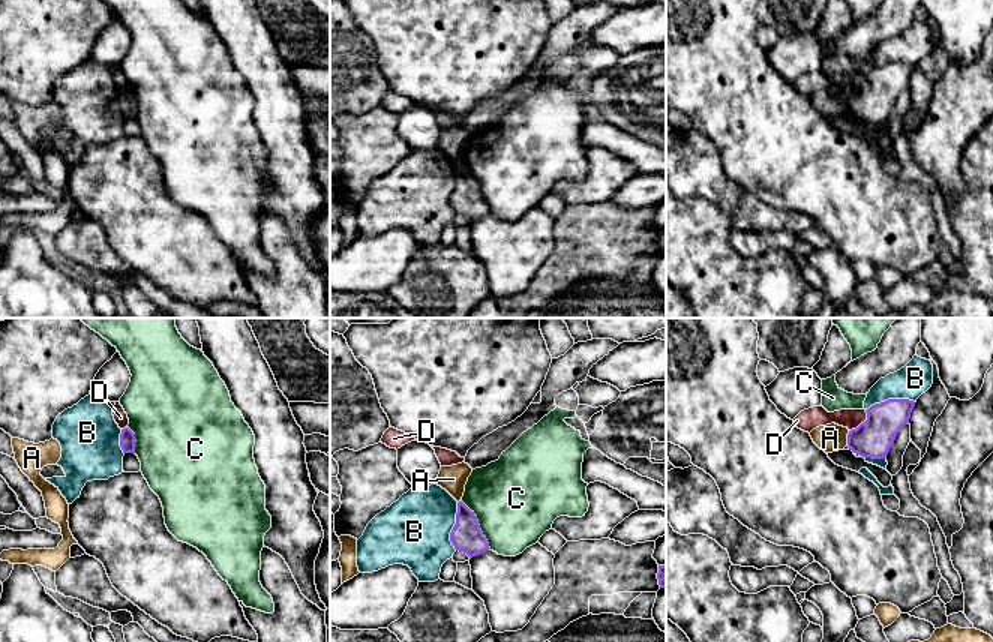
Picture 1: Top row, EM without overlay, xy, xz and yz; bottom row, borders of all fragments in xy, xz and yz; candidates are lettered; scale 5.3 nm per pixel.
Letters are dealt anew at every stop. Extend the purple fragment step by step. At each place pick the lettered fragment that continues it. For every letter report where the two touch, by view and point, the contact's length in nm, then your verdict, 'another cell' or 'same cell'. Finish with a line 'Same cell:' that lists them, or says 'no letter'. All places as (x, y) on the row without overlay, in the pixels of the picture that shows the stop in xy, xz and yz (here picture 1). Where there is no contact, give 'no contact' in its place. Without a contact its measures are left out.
A: yz (848, 102) | 80 nm | another cell
B: yz (890, 63) | 260 nm | another cell
C: xz (477, 188) | 300 nm | another cell
D: yz (861, 87) | 150 nm | another cell
Same cell: no letter

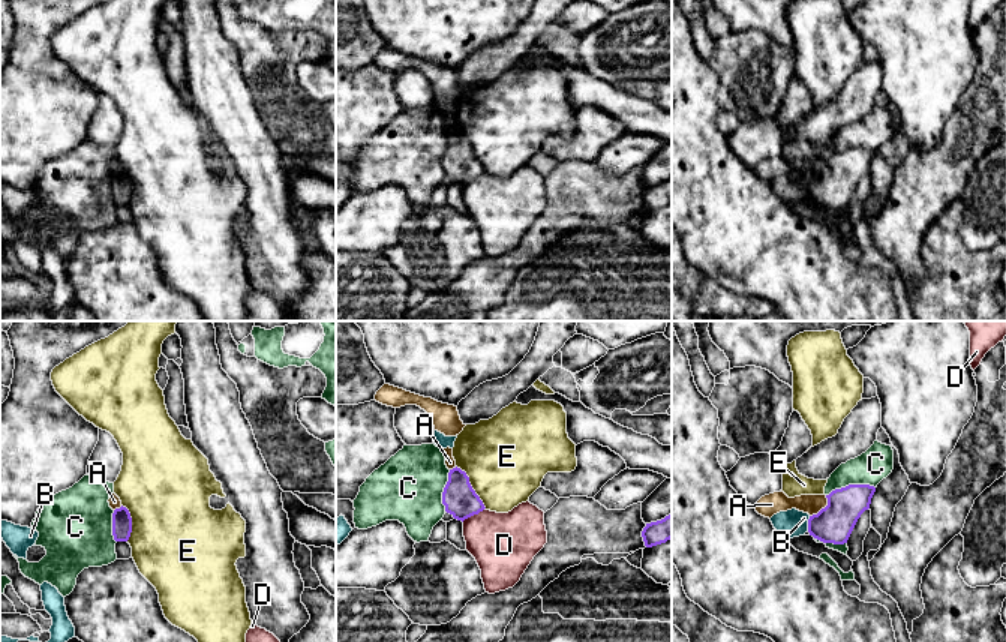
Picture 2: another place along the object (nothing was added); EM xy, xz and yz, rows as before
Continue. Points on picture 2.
A: yz (822, 173) | 150 nm | another cell
B: yz (808, 188) | 80 nm | another cell
C: yz (850, 149) | 260 nm | another cell
D: xz (473, 179) | 150 nm | another cell
E: xz (471, 150) | 280 nm | another cell
Same cell: no letter

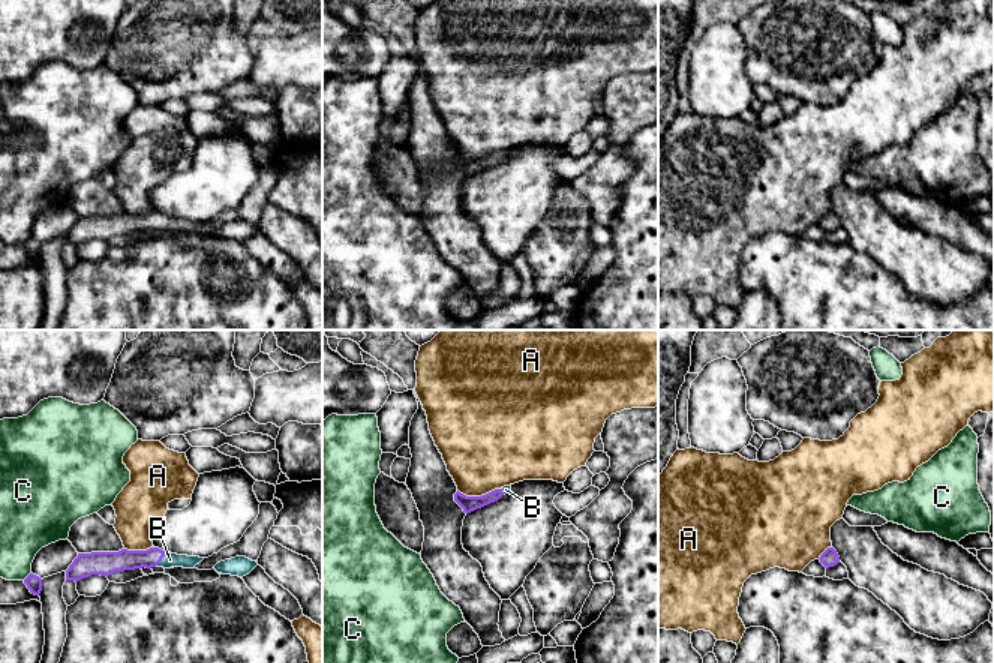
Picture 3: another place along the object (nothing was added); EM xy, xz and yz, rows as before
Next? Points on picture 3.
A: xz (479, 161) | 240 nm | another cell
B: xy (161, 224) | 100 nm | same cell
C: xy (27, 240) | 60 nm | another cell
Same cell: B

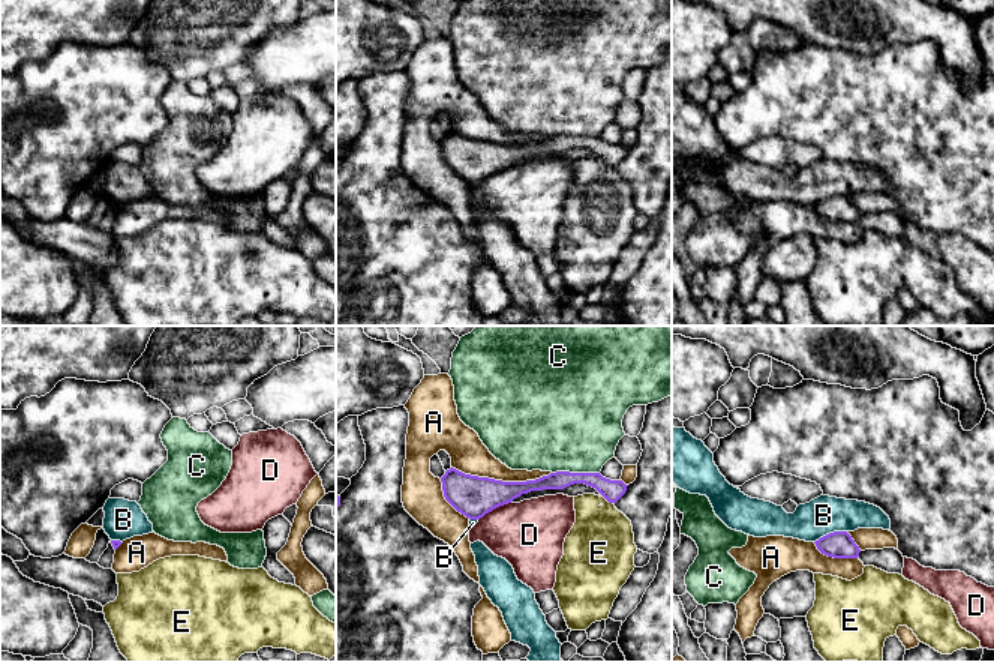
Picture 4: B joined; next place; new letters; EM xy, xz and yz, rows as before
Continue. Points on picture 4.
A: xz (501, 144) | 550 nm | another cell
B: yz (829, 197) | 190 nm | another cell
C: xz (574, 137) | 260 nm | another cell
D: xz (494, 171) | 200 nm | another cell
E: xz (607, 164) | 70 nm | another cell
Same cell: no letter

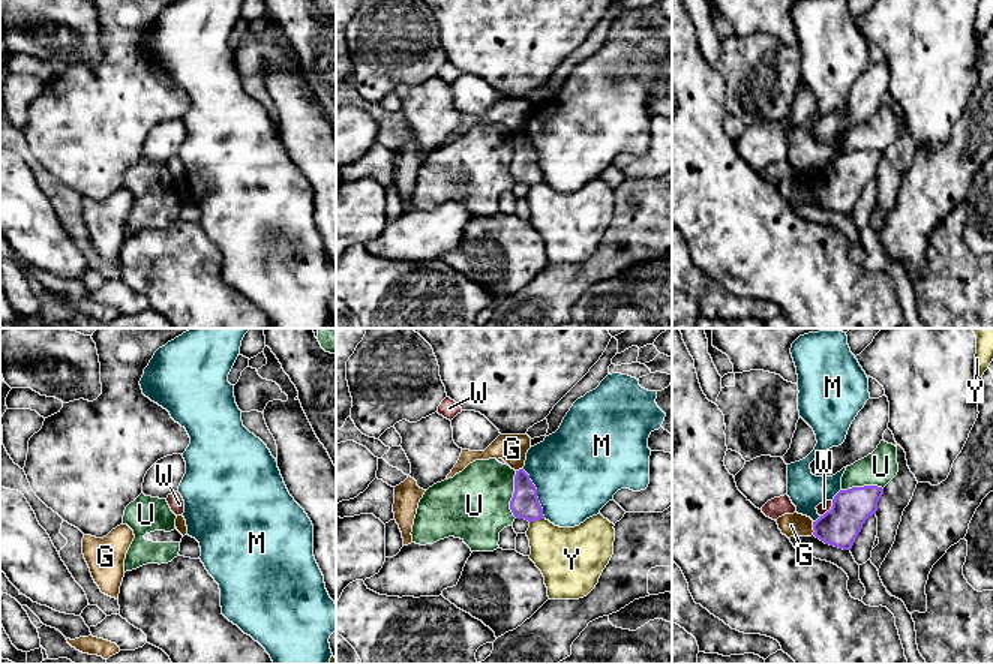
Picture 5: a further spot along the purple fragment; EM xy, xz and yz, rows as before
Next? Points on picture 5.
G: yz (813, 192) | 70 nm | another cell
M: xz (536, 158) | 300 nm | another cell
U: xz (513, 159) | 260 nm | another cell
W: yz (830, 174) | 110 nm | another cell
Y: xz (536, 183) | 90 nm | another cell
Same cell: no letter

